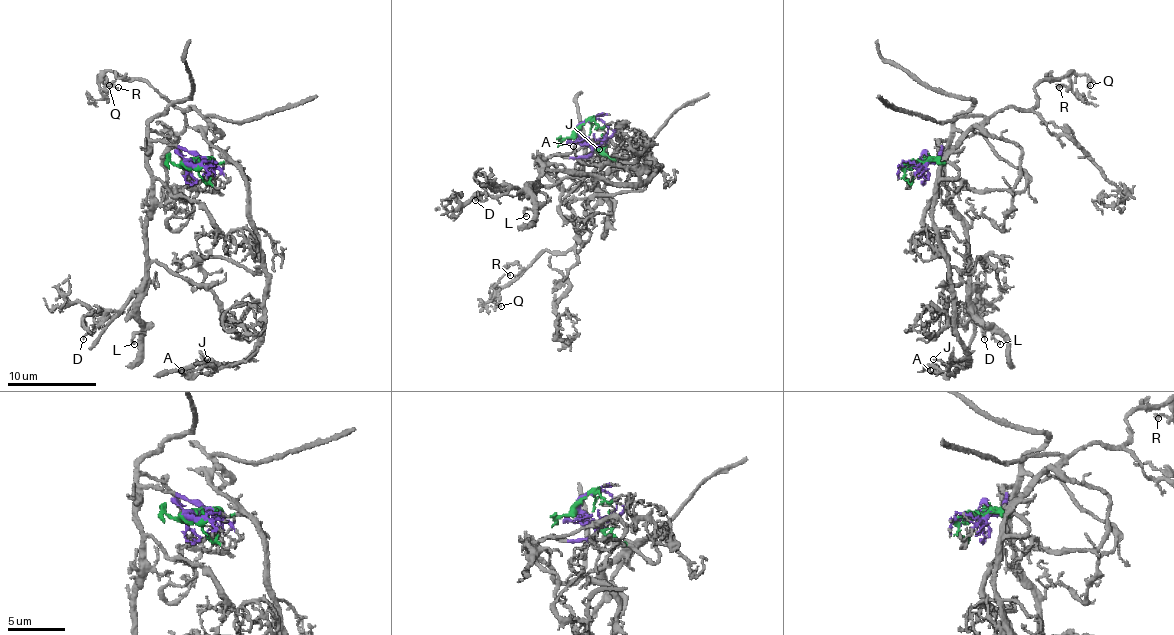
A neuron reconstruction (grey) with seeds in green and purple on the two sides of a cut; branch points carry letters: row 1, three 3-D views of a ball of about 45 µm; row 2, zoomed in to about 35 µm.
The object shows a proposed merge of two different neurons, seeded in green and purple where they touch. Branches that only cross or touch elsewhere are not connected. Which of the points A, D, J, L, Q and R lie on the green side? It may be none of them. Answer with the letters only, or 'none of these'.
A, J, Q, R

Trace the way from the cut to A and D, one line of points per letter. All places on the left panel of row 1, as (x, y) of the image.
A: (194, 161), (198, 157), (230, 161), (245, 181), (247, 222), (265, 275), (263, 335), (243, 362), (180, 371)
D: (194, 161), (198, 161), (194, 155), (160, 141), (151, 143), (145, 288), (116, 315), (98, 315), (82, 340)

